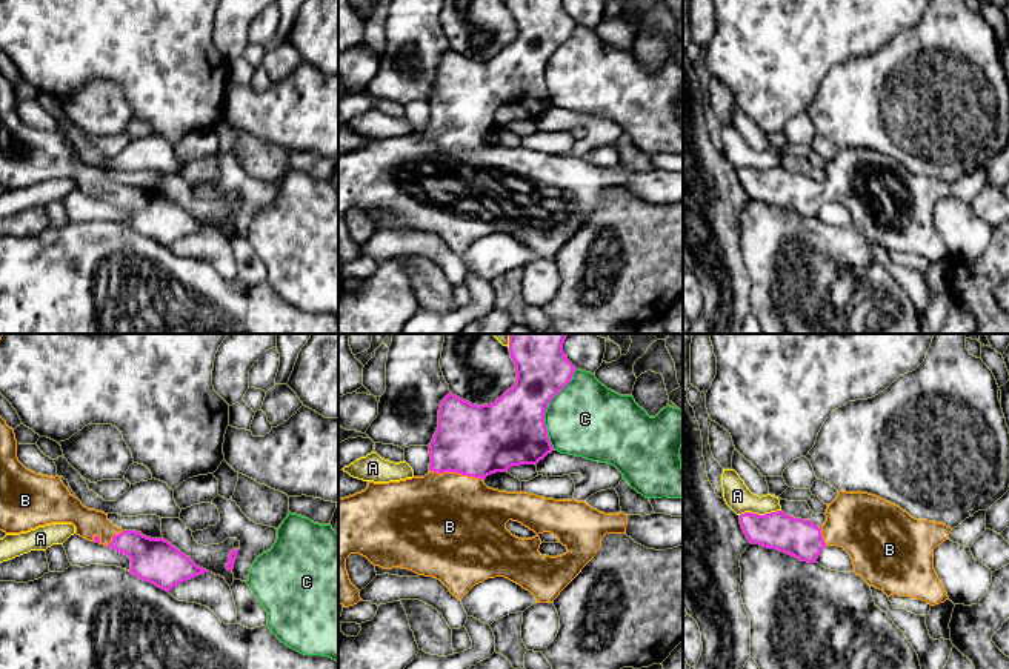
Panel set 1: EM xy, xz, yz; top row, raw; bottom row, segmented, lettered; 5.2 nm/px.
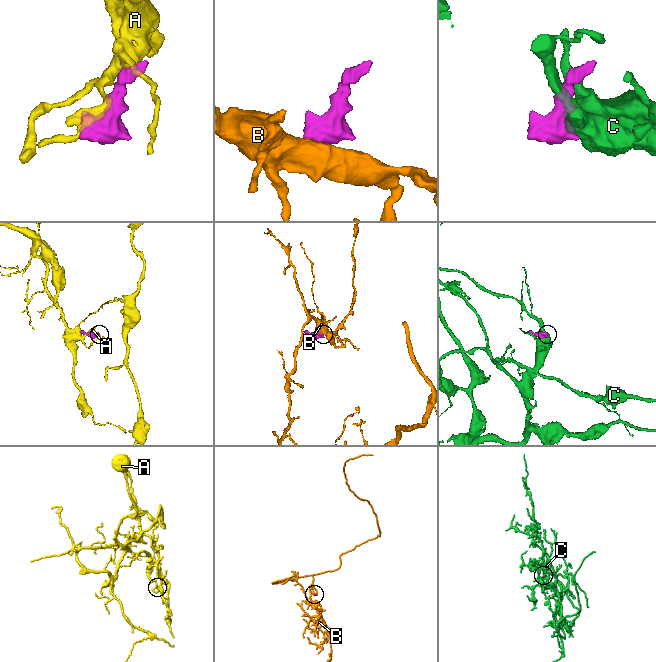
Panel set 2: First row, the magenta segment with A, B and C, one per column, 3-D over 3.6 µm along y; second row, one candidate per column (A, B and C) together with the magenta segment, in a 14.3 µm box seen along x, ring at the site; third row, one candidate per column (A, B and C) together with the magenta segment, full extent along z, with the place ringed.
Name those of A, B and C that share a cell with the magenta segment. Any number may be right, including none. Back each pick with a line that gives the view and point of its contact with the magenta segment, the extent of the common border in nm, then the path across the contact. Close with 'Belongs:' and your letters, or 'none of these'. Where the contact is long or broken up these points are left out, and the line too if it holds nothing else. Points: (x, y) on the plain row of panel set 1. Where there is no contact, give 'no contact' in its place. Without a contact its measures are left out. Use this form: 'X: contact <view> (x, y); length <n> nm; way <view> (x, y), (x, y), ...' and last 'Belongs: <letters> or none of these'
B: contact xz (456, 126); length 280 nm; way xz (472, 96), (456, 126), (451, 174)
Belongs: B

